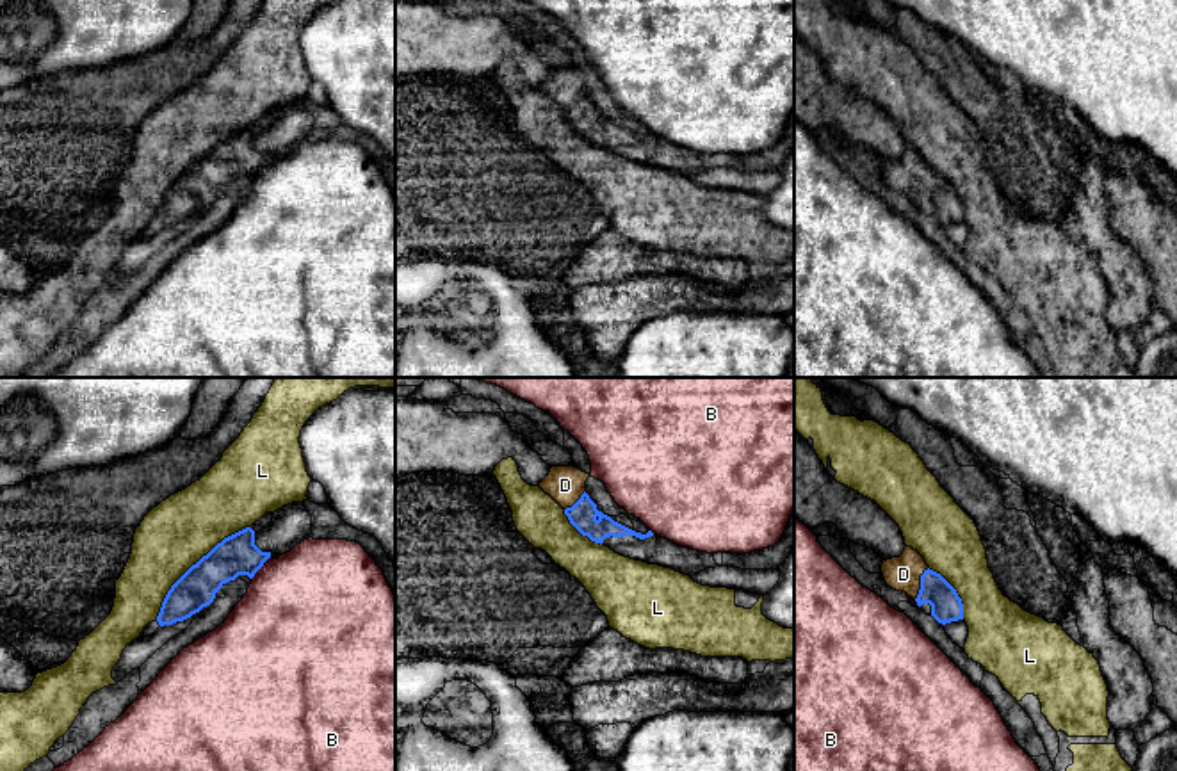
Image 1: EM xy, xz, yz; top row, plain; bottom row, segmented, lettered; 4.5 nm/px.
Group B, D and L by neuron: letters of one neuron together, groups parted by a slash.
B / D / L

